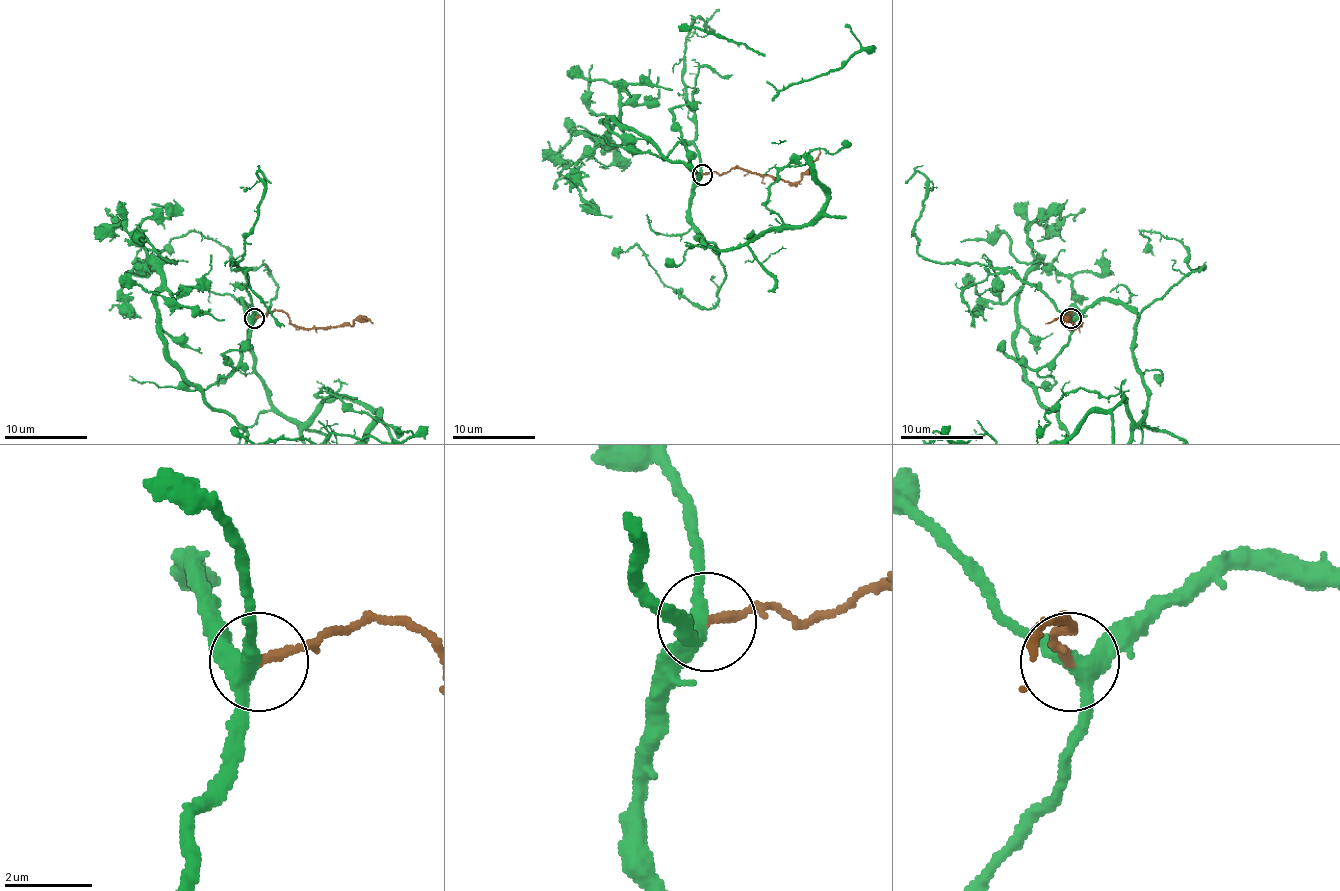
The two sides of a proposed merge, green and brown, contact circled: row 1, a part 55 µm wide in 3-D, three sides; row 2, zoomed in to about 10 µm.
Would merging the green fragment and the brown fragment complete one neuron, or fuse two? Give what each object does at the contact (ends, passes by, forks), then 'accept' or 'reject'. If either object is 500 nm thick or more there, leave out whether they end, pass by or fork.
green forks there; brown ends there; accept

